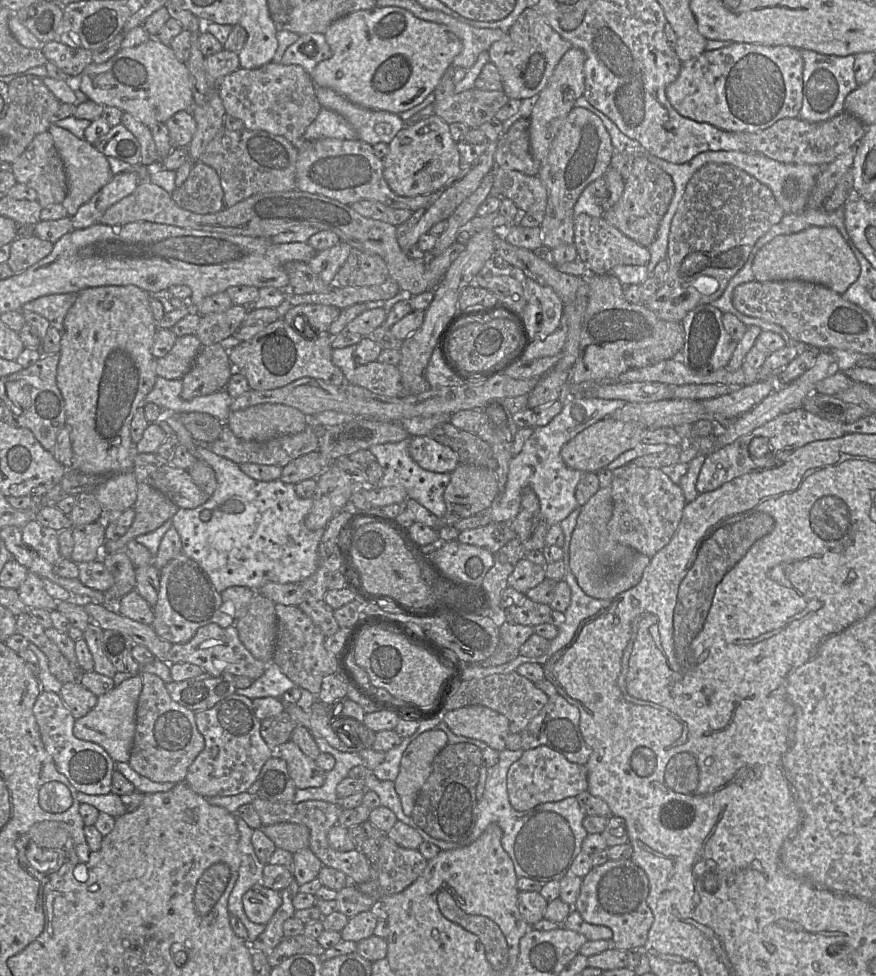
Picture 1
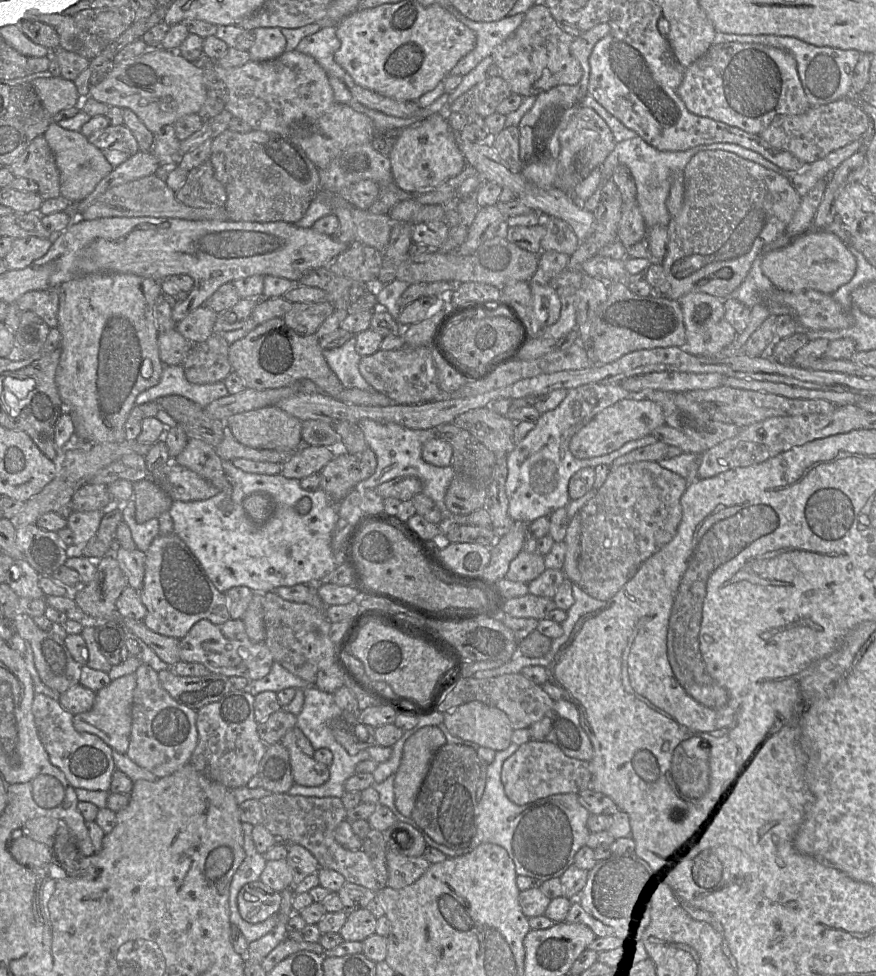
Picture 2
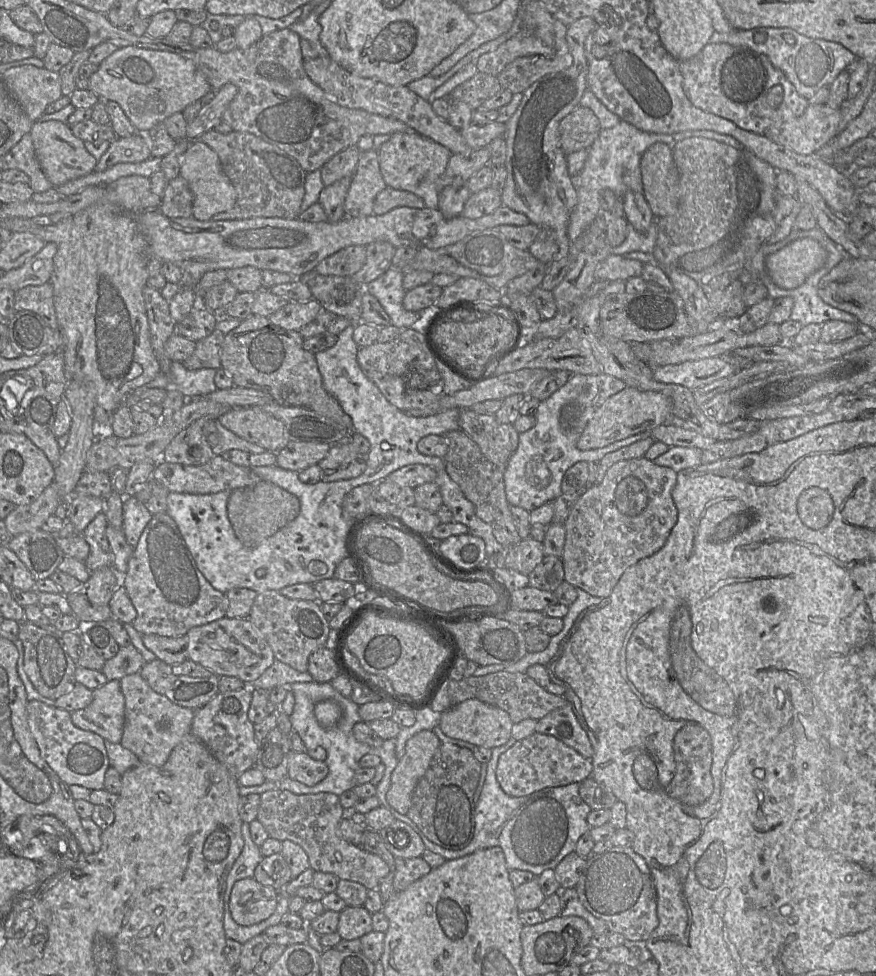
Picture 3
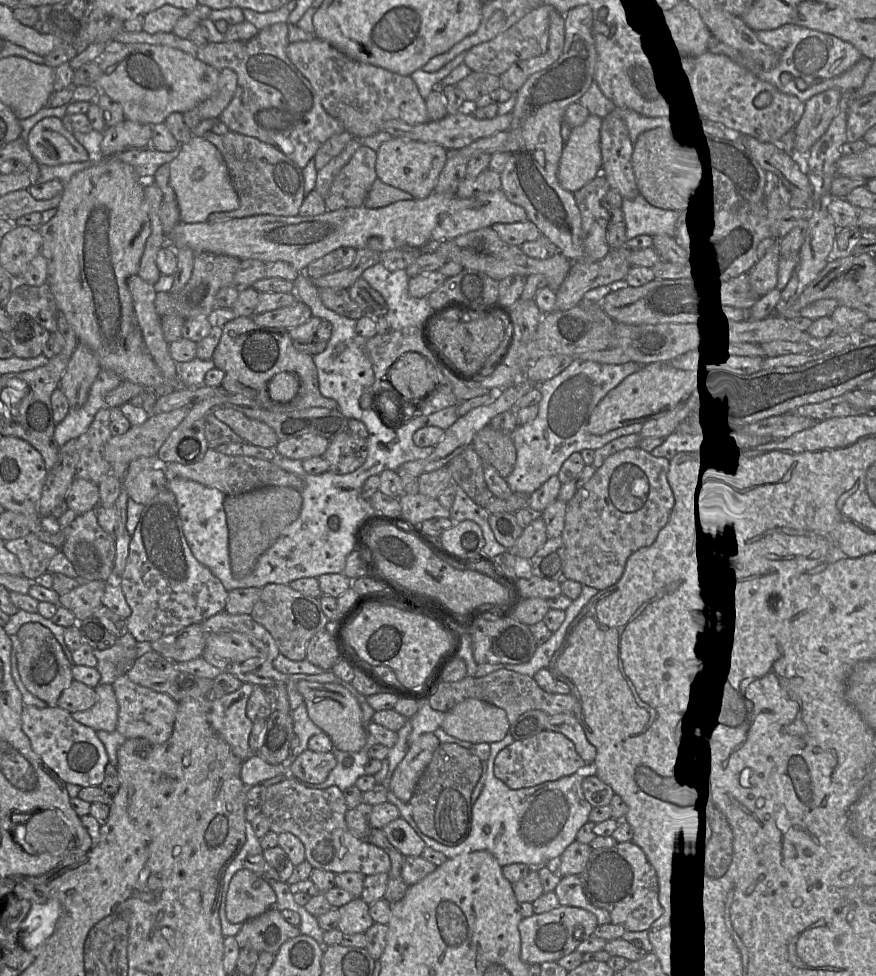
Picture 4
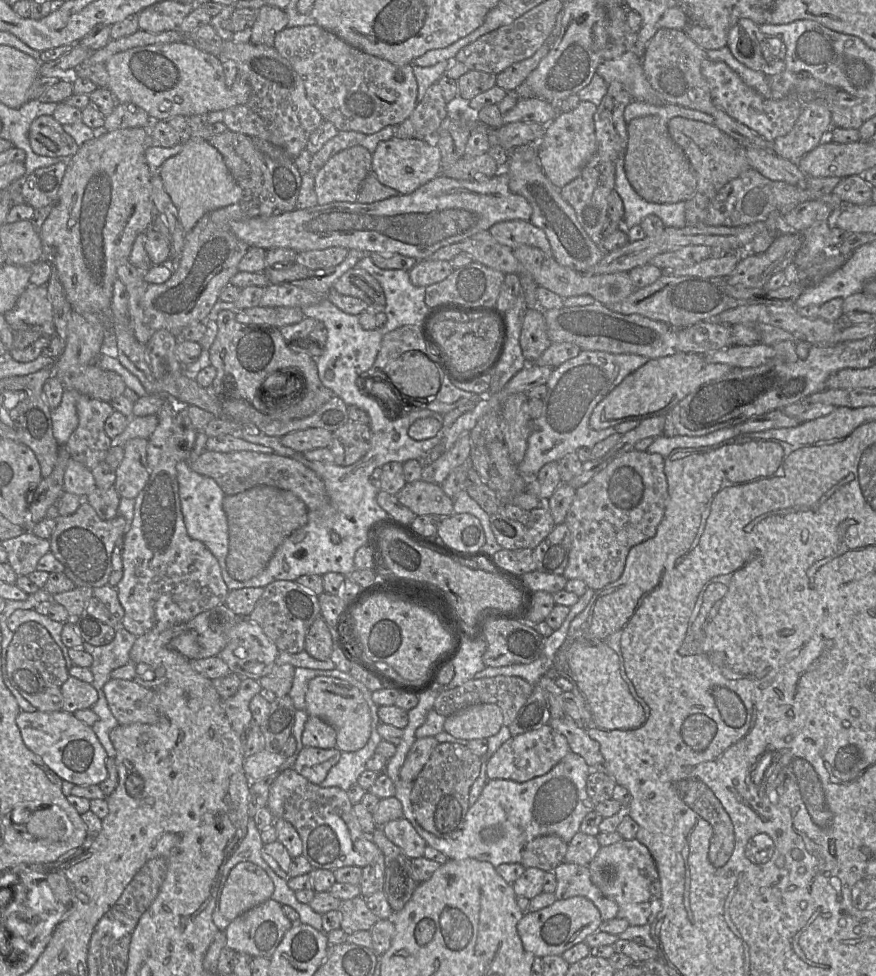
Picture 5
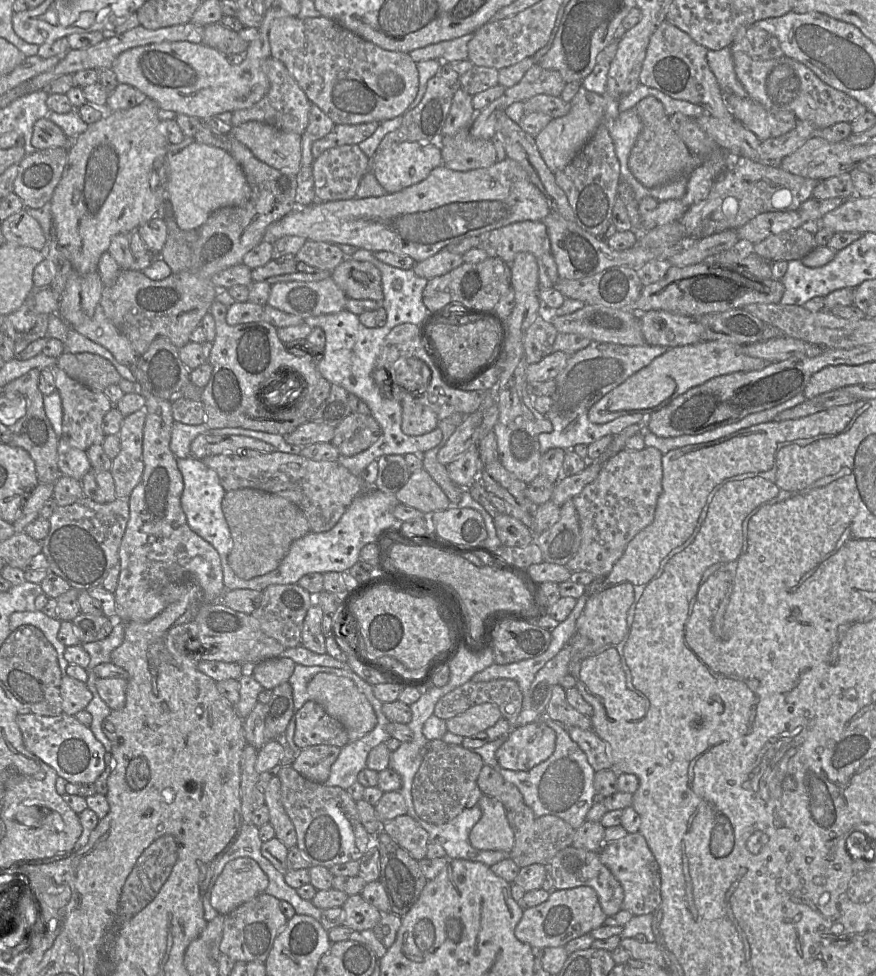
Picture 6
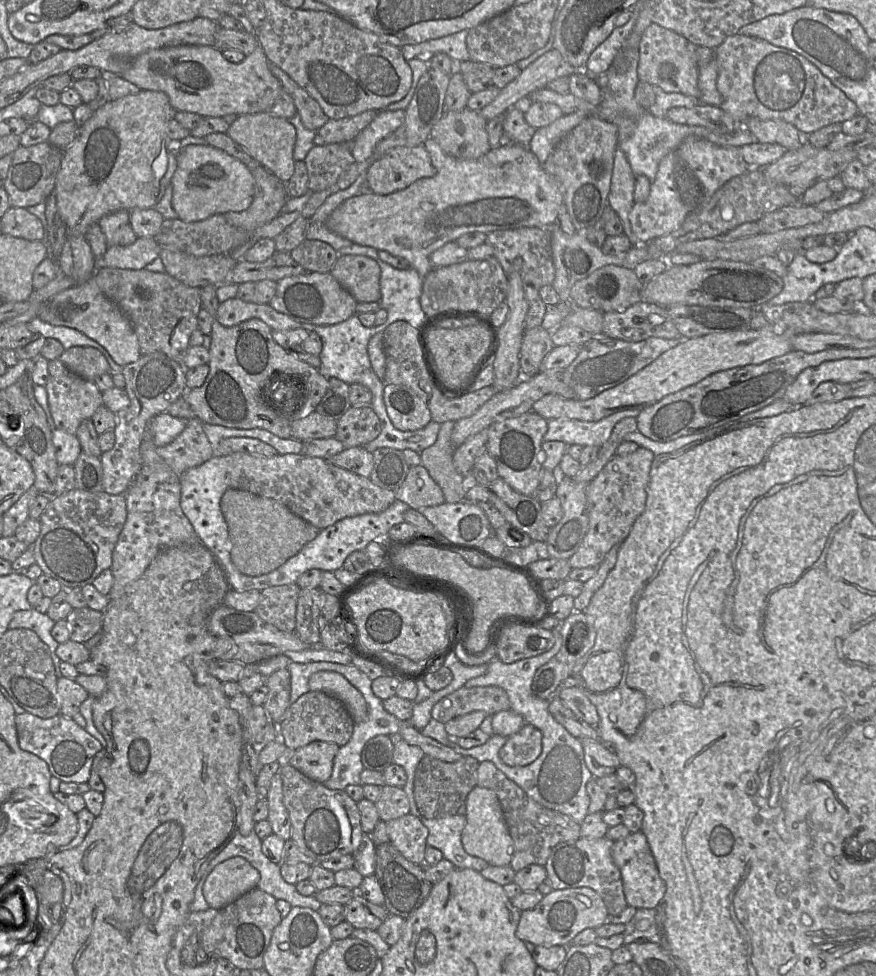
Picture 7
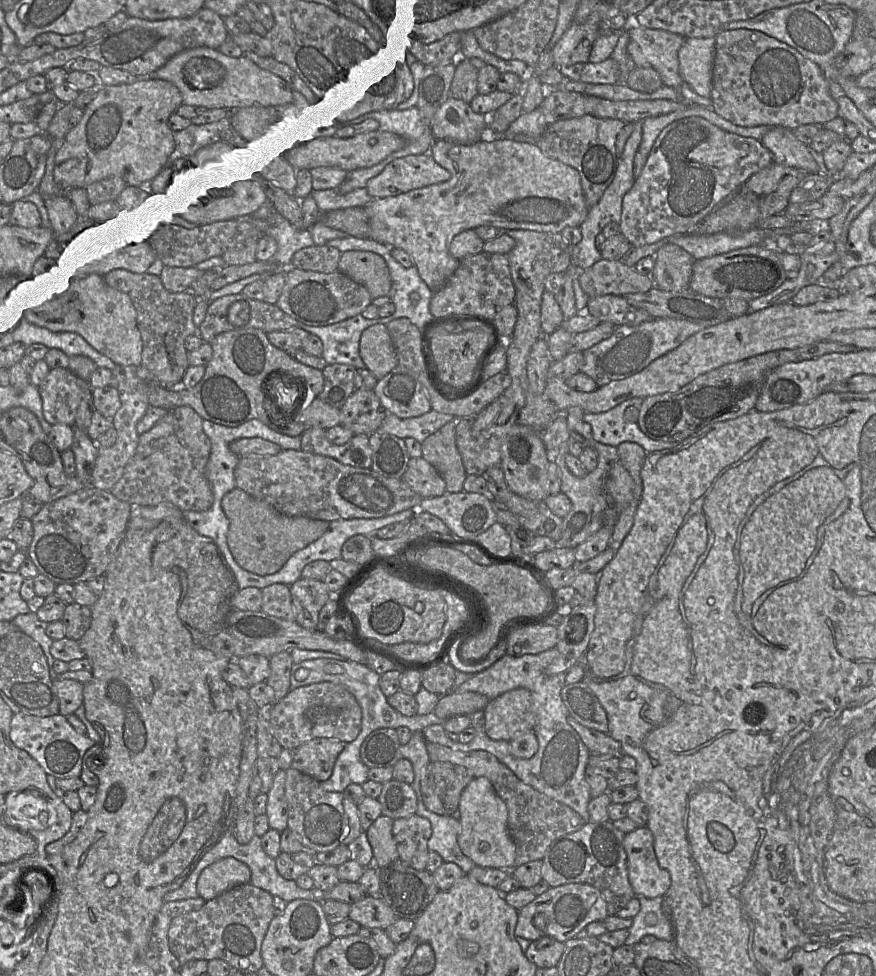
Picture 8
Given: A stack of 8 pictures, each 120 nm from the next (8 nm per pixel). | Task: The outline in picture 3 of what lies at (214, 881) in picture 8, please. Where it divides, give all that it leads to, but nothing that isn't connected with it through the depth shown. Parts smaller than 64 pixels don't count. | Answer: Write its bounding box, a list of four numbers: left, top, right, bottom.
[229,878,280,926]

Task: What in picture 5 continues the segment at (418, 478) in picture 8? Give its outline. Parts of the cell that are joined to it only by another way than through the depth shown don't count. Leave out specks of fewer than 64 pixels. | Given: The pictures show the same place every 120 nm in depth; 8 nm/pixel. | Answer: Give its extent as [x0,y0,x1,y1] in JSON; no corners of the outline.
[395,479,454,517]

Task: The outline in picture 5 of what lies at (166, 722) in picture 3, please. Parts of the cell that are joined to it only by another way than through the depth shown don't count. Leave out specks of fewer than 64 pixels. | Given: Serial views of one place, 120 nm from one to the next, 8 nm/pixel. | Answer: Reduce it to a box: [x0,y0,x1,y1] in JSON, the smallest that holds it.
[103,679,159,725]

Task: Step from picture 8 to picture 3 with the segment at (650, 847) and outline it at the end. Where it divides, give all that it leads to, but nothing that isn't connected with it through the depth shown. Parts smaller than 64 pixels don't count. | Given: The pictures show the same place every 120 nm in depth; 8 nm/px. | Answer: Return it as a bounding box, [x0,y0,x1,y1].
[575,846,659,941]

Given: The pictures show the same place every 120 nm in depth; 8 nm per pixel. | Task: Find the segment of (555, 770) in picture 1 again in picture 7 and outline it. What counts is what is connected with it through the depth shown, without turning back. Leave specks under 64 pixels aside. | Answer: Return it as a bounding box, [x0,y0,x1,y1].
[499,724,542,766]

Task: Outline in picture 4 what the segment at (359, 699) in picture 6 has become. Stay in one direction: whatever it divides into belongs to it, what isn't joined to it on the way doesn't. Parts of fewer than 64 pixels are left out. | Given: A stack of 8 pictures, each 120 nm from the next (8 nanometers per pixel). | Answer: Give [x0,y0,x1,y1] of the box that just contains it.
[296,680,367,752]

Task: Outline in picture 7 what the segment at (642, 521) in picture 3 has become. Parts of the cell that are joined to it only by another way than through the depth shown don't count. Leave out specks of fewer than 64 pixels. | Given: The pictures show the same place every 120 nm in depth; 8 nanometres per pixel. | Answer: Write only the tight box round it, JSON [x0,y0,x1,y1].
[568,448,656,568]

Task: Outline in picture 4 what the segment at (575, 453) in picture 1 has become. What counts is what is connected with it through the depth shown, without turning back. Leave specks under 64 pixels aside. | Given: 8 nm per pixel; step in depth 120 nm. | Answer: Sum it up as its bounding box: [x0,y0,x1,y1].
[587,363,703,436]

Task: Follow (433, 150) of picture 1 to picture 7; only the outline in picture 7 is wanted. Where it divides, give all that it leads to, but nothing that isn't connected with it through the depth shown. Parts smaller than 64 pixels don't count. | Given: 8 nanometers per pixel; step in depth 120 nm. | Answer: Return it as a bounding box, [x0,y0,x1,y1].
[366,145,436,195]

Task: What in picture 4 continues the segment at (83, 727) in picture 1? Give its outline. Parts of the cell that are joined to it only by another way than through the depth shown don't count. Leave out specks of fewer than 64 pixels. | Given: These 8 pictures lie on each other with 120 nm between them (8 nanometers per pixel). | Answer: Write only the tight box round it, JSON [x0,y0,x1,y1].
[70,684,118,732]

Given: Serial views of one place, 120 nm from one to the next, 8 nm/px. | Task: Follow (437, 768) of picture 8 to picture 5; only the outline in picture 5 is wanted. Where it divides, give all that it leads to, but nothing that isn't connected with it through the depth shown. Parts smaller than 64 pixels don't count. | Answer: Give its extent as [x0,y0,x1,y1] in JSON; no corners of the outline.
[411,742,482,838]

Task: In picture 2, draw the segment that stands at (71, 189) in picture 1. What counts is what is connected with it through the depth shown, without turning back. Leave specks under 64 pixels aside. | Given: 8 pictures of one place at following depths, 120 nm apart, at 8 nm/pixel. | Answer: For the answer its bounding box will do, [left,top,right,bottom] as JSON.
[43,122,113,203]

